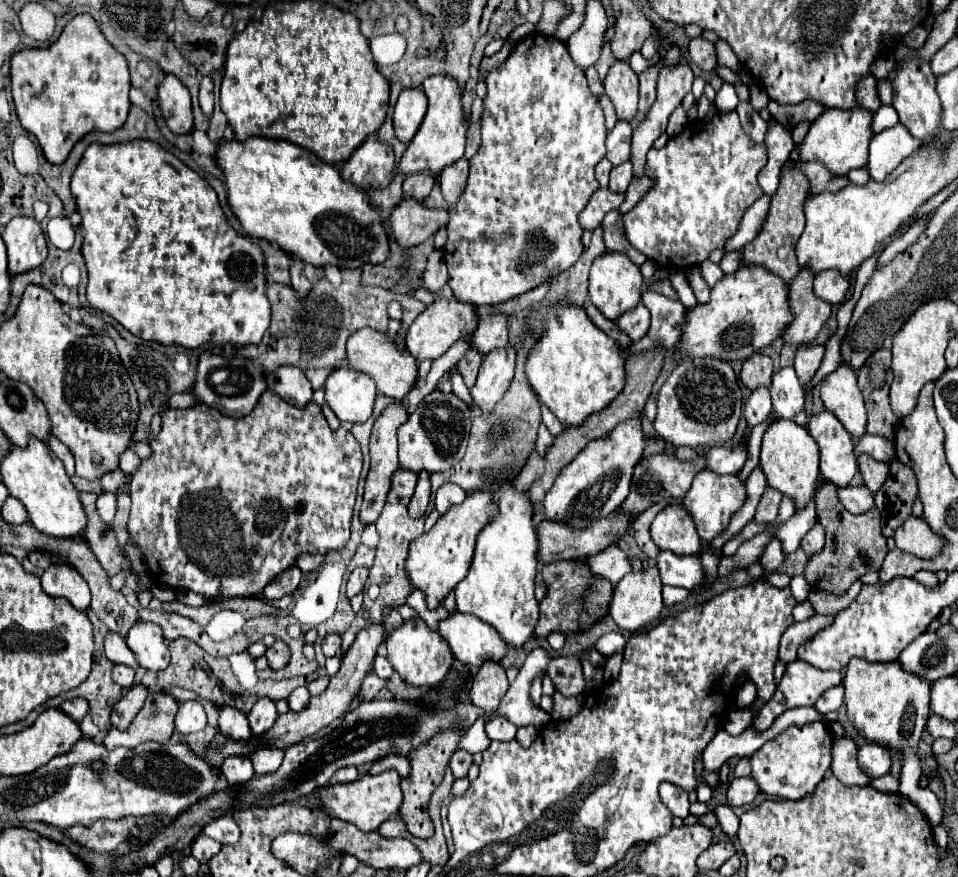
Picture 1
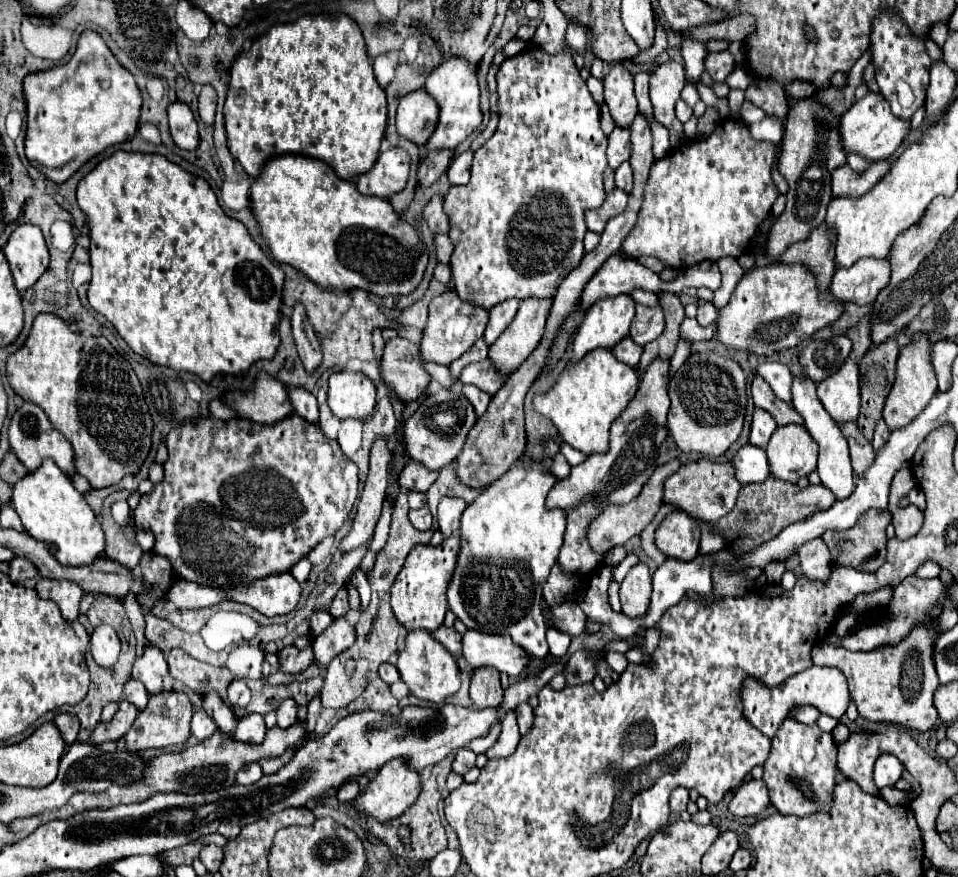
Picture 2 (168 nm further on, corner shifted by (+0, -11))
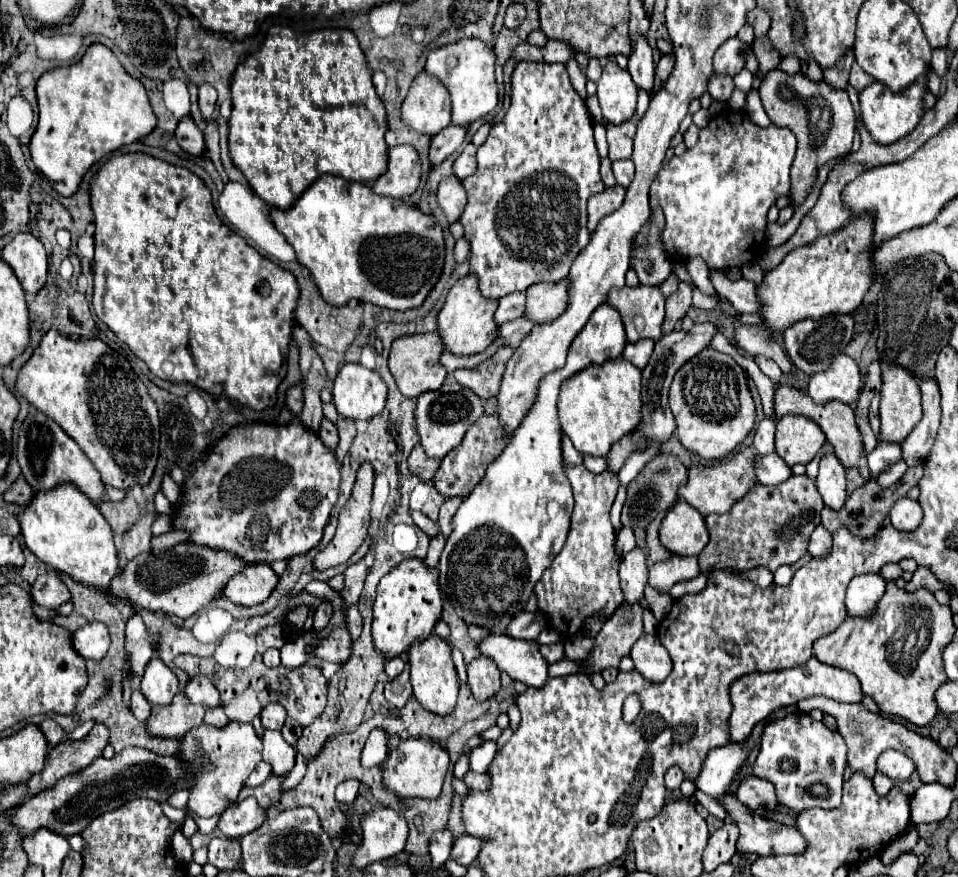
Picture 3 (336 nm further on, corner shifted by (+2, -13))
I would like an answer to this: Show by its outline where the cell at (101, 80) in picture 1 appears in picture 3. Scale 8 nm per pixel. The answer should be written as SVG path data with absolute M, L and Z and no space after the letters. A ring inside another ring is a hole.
M99 42L91 44L85 56L77 64L71 64L65 68L53 68L45 72L37 82L35 94L37 94L37 106L39 106L39 122L29 142L31 160L33 160L33 166L51 182L53 190L59 192L61 196L75 194L83 174L101 156L147 136L155 128L155 122L157 122L149 106L149 98L143 84L127 76L127 72L123 70L115 54Z

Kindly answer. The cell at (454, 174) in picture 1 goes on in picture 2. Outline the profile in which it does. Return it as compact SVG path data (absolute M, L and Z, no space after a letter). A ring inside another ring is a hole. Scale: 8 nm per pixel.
M467 150L459 154L451 166L449 166L449 182L455 184L467 184L469 182L469 172L471 172L471 160L473 160L473 150Z

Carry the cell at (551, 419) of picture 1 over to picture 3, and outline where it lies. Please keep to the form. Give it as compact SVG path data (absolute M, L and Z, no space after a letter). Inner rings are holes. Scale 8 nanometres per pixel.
M583 456L583 464L585 464L585 468L587 470L591 470L591 472L603 472L605 468L607 468L607 464L605 464L605 460L603 458L599 458L599 456Z

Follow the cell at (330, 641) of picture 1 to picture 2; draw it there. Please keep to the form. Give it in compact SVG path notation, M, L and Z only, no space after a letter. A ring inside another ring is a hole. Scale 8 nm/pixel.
M337 618L333 624L315 638L313 652L319 664L327 666L337 654L349 648L355 642L355 626L347 622L347 618Z

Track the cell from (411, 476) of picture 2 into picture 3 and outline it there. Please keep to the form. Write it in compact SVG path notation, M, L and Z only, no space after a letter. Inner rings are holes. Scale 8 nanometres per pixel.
M417 444L417 446L413 448L413 452L409 454L407 468L409 468L411 474L417 474L421 480L427 482L427 480L433 480L437 468L439 468L439 460L429 458L429 456L423 452L421 444Z

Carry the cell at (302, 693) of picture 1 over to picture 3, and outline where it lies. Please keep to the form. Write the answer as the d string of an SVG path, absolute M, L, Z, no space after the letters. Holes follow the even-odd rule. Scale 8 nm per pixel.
M269 704L261 710L261 722L269 730L281 730L285 726L287 712L283 712L281 704Z

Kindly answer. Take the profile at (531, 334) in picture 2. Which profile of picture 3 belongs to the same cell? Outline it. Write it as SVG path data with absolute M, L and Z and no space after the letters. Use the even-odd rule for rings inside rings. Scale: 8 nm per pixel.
M567 280L557 284L533 284L527 288L525 296L527 302L523 318L531 320L533 324L549 324L549 320L555 320L567 306Z

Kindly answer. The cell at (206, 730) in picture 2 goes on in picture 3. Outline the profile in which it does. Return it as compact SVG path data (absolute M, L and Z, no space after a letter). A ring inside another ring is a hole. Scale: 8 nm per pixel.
M209 708L205 712L205 718L203 718L203 724L209 724L209 726L225 726L229 722L229 718L225 716L223 708Z

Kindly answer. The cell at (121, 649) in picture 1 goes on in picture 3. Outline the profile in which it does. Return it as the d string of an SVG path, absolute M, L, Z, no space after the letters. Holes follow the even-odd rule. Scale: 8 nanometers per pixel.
M89 622L73 634L75 650L87 660L103 660L107 656L111 638L107 626L103 622Z

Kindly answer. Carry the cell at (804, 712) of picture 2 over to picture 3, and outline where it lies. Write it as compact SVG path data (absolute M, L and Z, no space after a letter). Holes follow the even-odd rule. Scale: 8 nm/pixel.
M769 716L753 728L751 736L747 738L747 744L727 744L727 746L711 750L705 758L705 764L701 768L701 774L695 786L715 800L725 796L725 792L729 792L733 784L735 772L739 770L739 766L743 766L743 762L747 760L755 744L761 740L767 724L769 724Z

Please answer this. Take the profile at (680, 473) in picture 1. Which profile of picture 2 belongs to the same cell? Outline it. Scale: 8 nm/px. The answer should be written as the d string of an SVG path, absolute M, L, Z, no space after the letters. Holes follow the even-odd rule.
M697 460L697 462L683 464L673 476L665 480L663 502L689 512L697 520L717 522L729 510L733 510L739 490L741 490L741 482L735 478L735 468L731 462L717 464L711 460Z

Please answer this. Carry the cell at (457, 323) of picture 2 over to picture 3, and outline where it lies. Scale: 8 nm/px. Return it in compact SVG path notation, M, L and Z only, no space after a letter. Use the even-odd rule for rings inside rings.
M467 274L465 278L457 280L449 290L443 308L437 314L437 334L443 342L445 352L455 356L471 356L483 352L491 344L497 332L497 324L493 322L495 310L497 310L497 300L487 300L479 294L477 278L473 274Z

